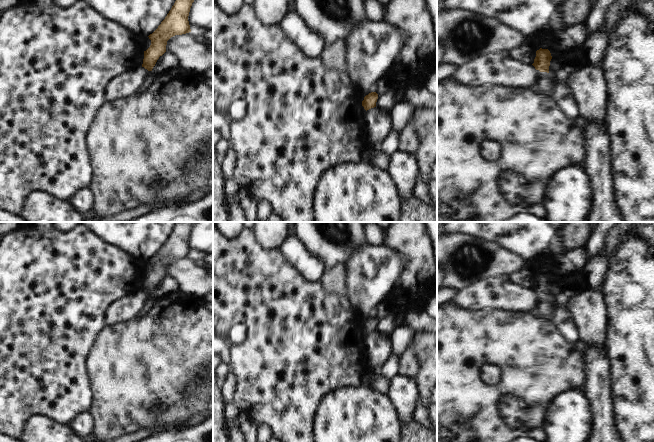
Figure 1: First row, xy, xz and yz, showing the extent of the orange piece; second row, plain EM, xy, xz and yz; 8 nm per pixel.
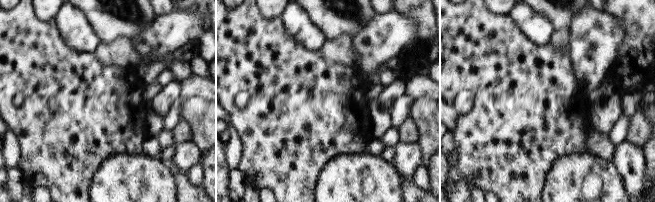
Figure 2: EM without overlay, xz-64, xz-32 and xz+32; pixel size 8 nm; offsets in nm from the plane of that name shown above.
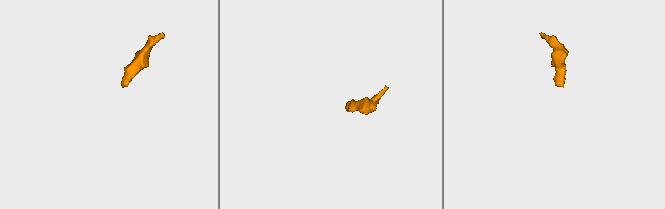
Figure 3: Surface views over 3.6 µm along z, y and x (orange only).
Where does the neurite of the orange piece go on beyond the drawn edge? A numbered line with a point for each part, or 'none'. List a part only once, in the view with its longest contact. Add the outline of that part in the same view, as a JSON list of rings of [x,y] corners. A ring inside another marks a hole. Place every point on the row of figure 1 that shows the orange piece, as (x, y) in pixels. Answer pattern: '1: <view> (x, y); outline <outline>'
none

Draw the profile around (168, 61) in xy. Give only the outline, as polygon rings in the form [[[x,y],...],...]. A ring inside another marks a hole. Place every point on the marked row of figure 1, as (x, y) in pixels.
[[[166,51],[162,55],[161,60],[157,64],[155,64],[155,66],[152,69],[152,72],[154,72],[156,75],[164,70],[169,70],[177,67],[179,67],[179,63],[176,57],[173,54]]]

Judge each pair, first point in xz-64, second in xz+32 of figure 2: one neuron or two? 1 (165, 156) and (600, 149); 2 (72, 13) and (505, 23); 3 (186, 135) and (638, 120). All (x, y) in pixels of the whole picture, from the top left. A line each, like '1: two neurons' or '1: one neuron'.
1: one neuron
2: two neurons
3: one neuron

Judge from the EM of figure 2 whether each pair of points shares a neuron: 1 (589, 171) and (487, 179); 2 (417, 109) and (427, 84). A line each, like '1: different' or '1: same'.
1: different
2: different

